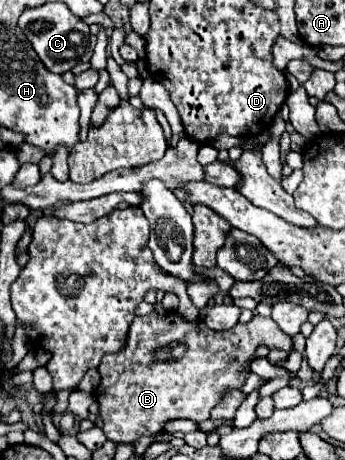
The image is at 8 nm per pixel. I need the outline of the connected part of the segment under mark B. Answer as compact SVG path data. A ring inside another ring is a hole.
M153 310L145 316L135 316L125 350L117 354L109 354L101 360L101 384L95 390L99 402L99 414L103 420L103 432L113 442L135 442L139 436L151 436L163 430L167 420L187 418L193 422L209 420L211 410L217 402L231 390L241 390L245 378L251 374L251 362L257 358L255 352L259 346L267 346L267 350L293 352L293 340L281 332L281 328L273 322L273 318L253 316L247 324L235 324L227 332L215 332L207 328L207 324L197 318L193 322L185 320L179 312L159 314Z

